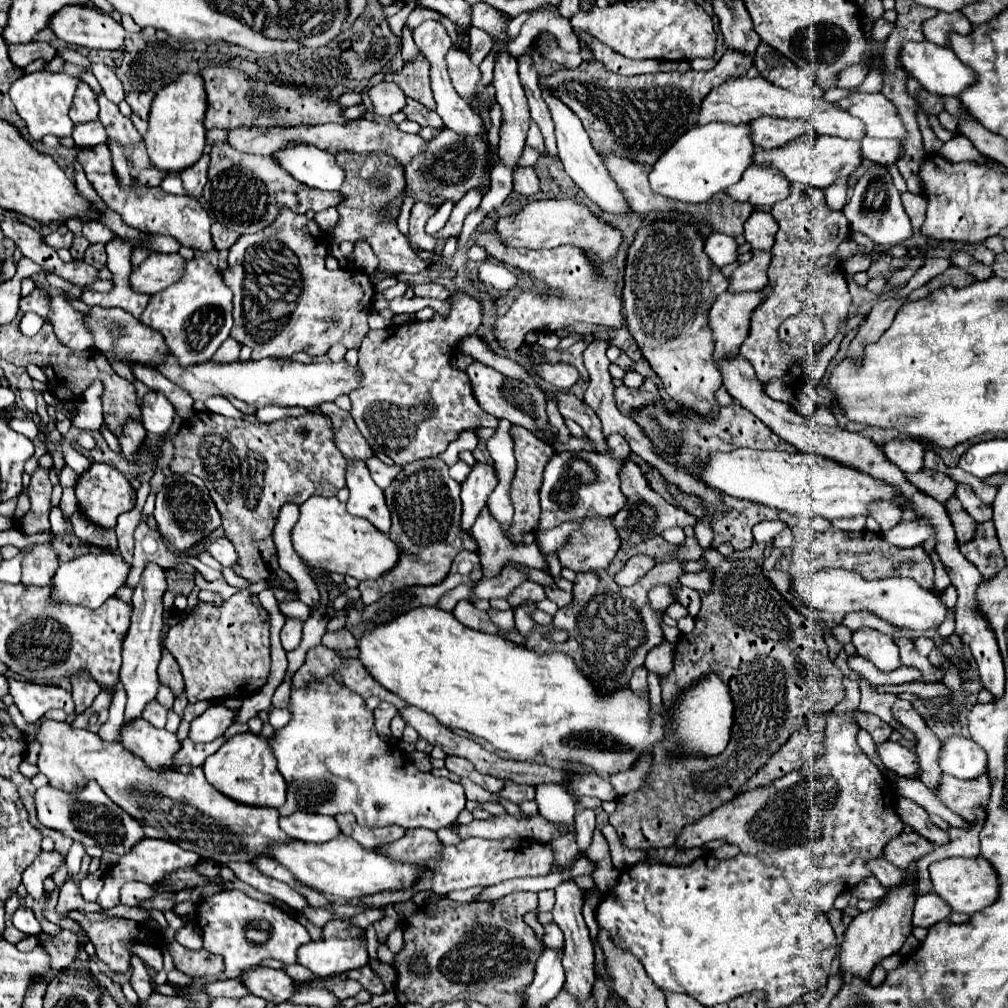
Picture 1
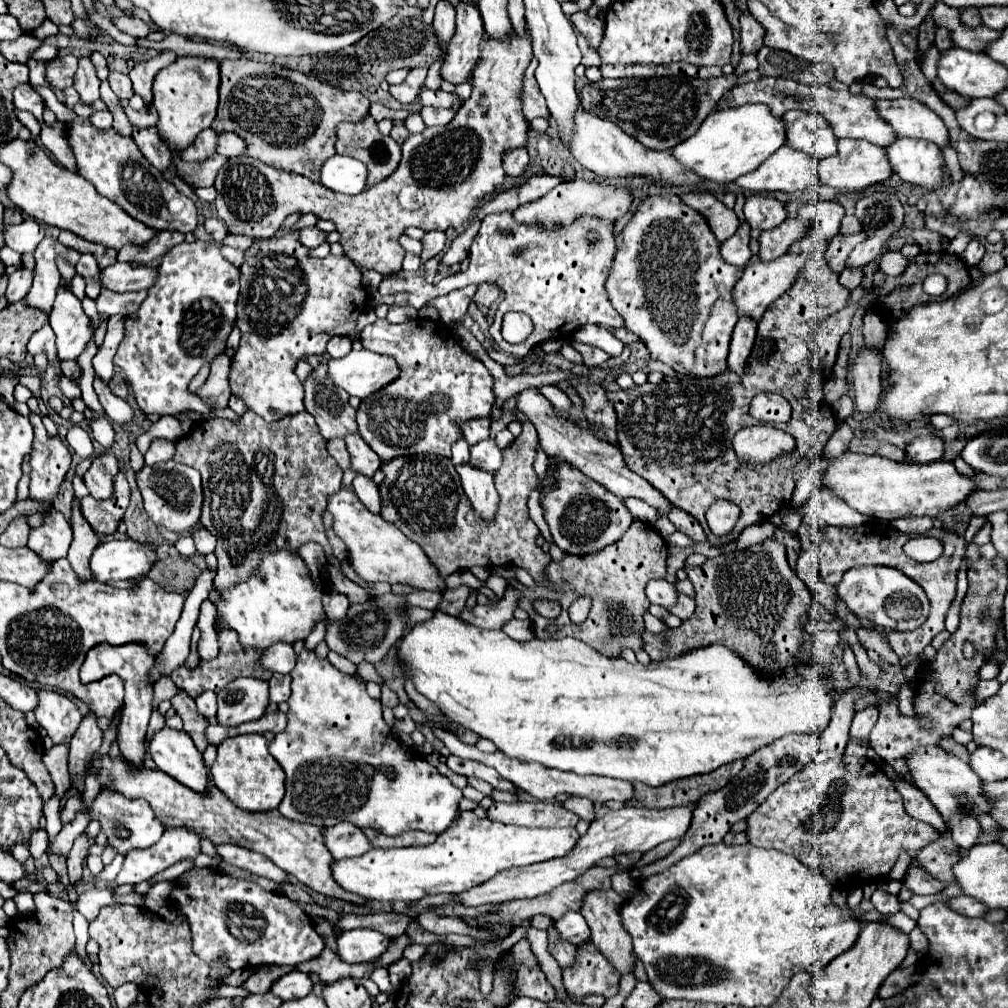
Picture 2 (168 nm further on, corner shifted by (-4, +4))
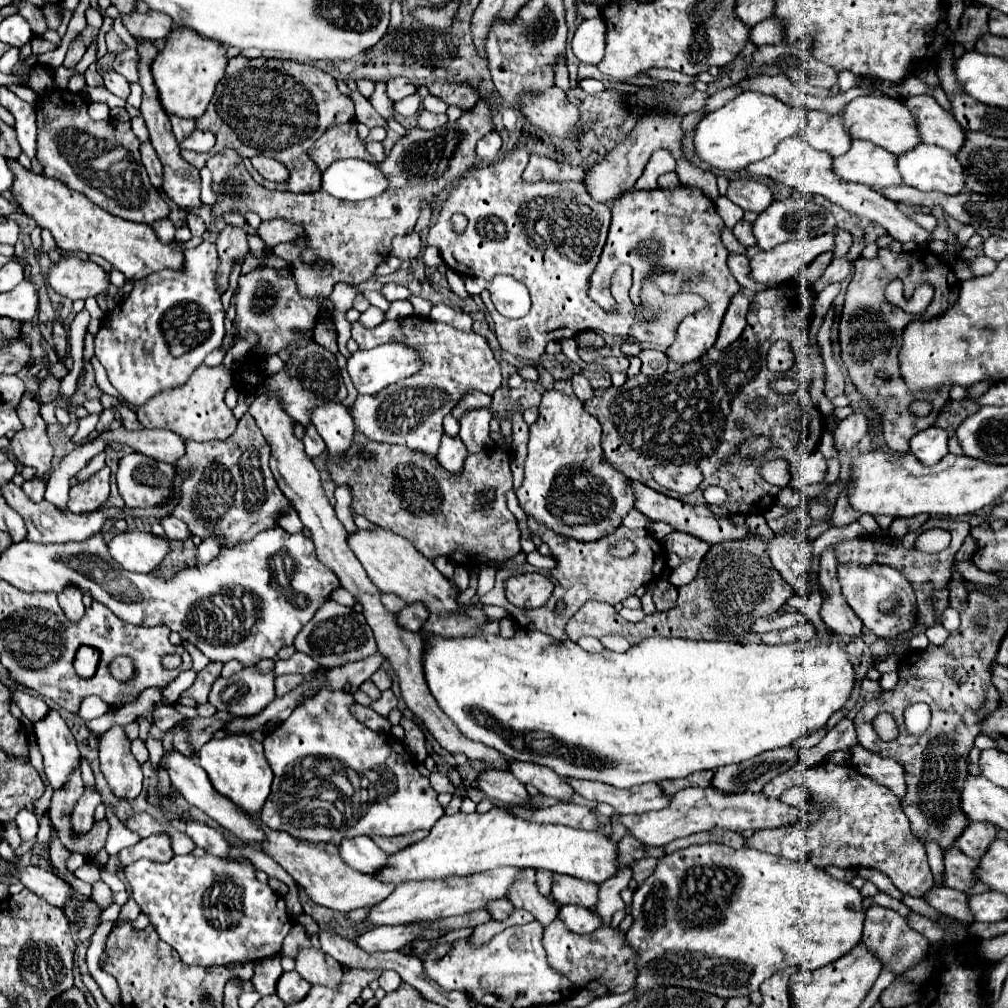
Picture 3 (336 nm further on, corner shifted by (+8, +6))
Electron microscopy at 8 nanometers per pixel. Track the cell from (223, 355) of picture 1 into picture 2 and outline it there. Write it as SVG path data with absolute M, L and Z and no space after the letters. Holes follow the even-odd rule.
M220 353L218 357L214 357L214 361L210 363L210 375L206 383L198 389L198 395L214 407L226 407L232 395L228 385L228 369L230 369L228 365L230 365L230 359L226 353Z

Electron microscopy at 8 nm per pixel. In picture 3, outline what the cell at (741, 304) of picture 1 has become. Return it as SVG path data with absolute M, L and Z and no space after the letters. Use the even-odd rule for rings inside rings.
M836 229L814 239L788 241L770 251L760 251L756 257L750 259L752 277L758 279L758 283L766 283L768 287L790 281L800 275L800 271L818 255L830 253L836 245L834 237Z

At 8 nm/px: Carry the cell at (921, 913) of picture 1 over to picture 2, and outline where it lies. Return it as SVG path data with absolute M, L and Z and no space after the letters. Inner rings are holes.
M966 895L952 897L946 901L946 905L964 917L982 917L988 911L986 905L982 905L980 901L974 901L972 897L966 897Z

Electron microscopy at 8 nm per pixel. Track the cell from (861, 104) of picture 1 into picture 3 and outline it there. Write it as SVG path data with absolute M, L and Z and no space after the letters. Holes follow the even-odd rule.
M930 95L906 97L904 103L912 109L912 115L918 119L918 131L924 143L938 145L956 153L966 143L966 131L958 125L954 115L940 107L940 103Z

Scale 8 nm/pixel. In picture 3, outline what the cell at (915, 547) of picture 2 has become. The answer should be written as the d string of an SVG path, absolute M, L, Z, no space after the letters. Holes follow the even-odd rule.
M930 529L922 533L916 541L916 549L926 553L938 553L946 549L948 545L950 545L950 533L946 529Z

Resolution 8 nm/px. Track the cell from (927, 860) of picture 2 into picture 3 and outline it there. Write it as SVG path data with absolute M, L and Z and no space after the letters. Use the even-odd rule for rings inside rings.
M950 847L950 851L944 851L944 865L946 865L946 887L968 891L974 887L976 877L974 871L978 869L978 861L966 857L956 847Z

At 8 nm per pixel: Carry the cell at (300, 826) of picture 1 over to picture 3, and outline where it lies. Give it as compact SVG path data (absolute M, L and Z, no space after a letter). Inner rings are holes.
M370 837L346 839L342 841L340 851L342 851L342 859L350 867L368 875L376 875L388 865L388 853L384 853Z

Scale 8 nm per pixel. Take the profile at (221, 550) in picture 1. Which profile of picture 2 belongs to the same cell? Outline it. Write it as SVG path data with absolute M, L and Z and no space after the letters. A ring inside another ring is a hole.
M196 529L194 533L194 541L196 541L196 549L200 555L208 555L216 551L216 537L208 531L208 529Z

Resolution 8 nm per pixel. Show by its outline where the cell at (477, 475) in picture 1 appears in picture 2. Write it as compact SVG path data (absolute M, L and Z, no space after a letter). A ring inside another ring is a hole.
M492 439L480 441L470 451L472 451L470 465L474 465L476 469L482 469L494 475L502 467L502 449L498 449L498 445Z

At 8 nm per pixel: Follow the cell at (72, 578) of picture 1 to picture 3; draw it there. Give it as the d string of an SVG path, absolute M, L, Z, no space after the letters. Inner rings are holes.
M146 531L118 533L108 545L114 559L134 573L154 571L172 551L172 545L166 537L156 537Z

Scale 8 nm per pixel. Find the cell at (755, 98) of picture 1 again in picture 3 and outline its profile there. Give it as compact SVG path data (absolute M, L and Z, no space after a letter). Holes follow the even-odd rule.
M886 95L880 97L856 97L852 103L848 103L842 111L846 129L852 133L854 139L866 139L872 141L880 147L884 147L886 151L894 153L894 155L902 155L914 147L918 147L922 143L920 133L918 133L918 125L914 115L910 113L910 109L904 105L902 99L892 99Z

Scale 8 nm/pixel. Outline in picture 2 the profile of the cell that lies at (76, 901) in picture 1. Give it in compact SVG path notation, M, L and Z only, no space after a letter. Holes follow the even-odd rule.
M82 833L82 835L78 837L78 841L74 841L72 851L68 853L66 865L68 865L68 879L70 879L72 885L78 885L78 881L82 879L82 863L84 863L84 859L86 859L88 847L90 847L92 843L94 843L94 841L86 839L86 833Z

